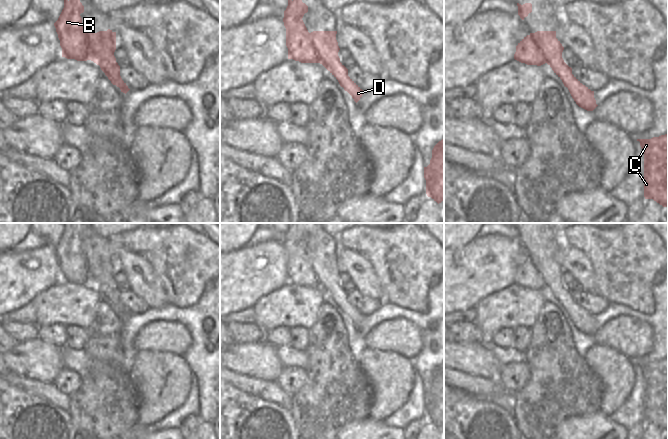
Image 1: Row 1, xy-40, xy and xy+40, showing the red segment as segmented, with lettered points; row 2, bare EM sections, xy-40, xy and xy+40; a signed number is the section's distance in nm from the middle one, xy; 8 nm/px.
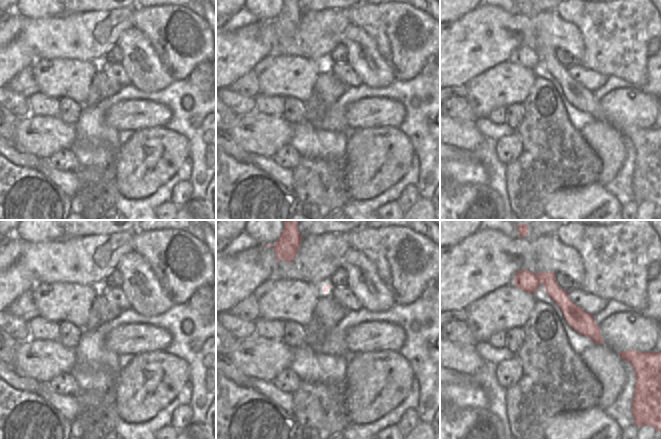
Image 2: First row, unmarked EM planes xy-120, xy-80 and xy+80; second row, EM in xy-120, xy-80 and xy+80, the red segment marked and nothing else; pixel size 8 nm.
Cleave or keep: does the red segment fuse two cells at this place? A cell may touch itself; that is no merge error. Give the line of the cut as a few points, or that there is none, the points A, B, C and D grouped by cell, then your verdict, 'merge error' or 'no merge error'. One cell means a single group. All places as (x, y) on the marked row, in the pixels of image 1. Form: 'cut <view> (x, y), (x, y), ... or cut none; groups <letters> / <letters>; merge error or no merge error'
cut xy (309, 33), (320, 62); groups A C D / B; merge error

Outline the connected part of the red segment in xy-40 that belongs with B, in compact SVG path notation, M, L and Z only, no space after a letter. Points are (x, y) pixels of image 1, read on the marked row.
M64 0L64 8L54 23L62 48L62 57L77 61L91 59L88 36L80 16L83 12L84 6L80 0Z

